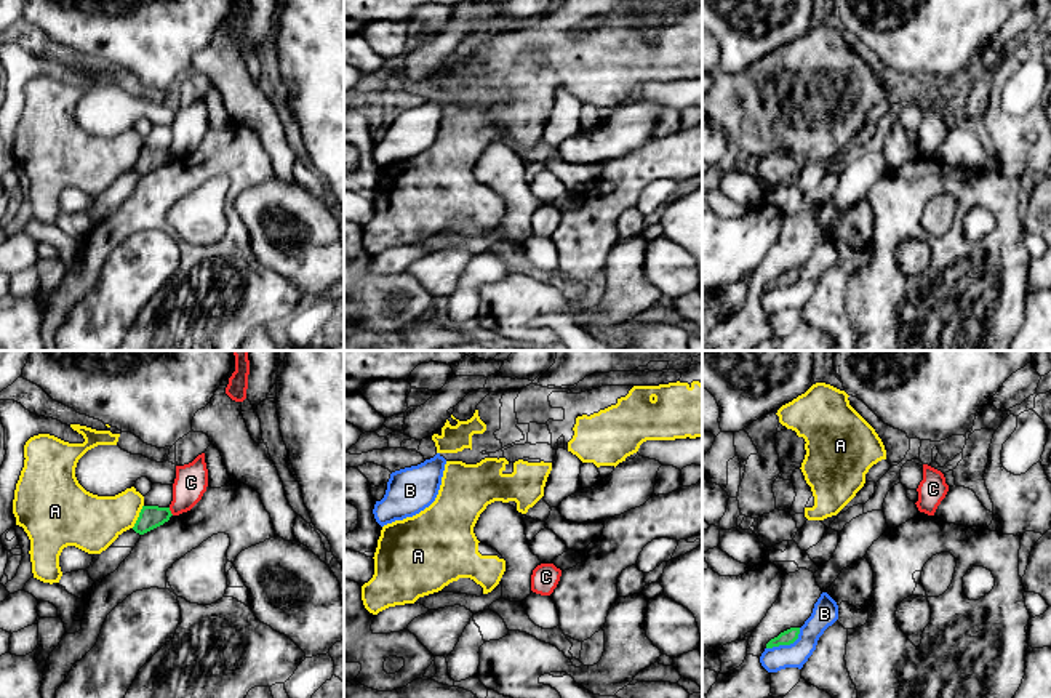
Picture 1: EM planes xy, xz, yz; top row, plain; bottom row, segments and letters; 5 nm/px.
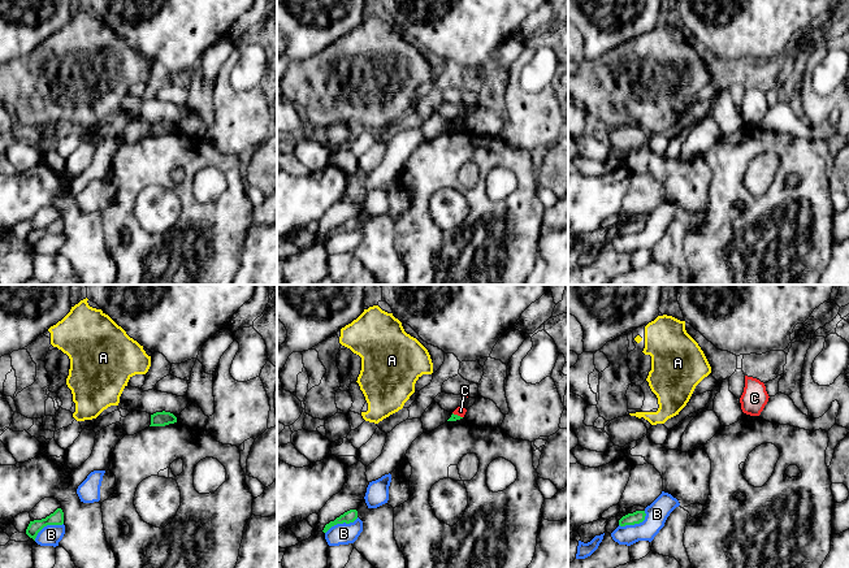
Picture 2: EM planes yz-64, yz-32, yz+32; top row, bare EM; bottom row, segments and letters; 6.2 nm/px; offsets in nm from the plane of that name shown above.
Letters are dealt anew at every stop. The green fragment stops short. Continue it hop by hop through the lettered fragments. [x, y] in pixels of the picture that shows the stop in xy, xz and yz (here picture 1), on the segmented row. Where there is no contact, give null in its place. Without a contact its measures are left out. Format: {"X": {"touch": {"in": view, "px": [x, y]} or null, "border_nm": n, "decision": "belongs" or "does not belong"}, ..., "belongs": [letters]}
{"A": {"touch": {"in": "xy", "px": [139, 516]}, "border_nm": 130, "decision": "does not belong"}, "B": {"touch": {"in": "yz", "px": [786, 644]}, "border_nm": 200, "decision": "does not belong"}, "C": {"touch": {"in": "xy", "px": [170, 511]}, "border_nm": 50, "decision": "does not belong"}, "belongs": []}

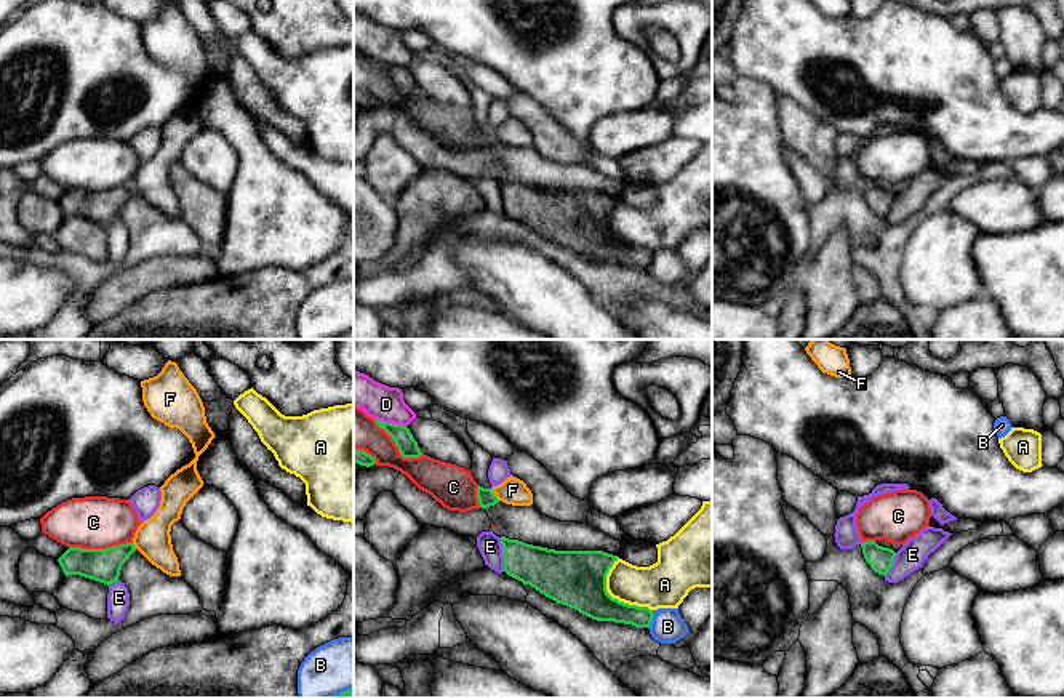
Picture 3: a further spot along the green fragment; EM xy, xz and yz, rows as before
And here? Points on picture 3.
{"A": {"touch": {"in": "xz", "px": [612, 597]}, "border_nm": 320, "decision": "does not belong"}, "B": {"touch": {"in": "xz", "px": [652, 620]}, "border_nm": 100, "decision": "does not belong"}, "C": {"touch": {"in": "xy", "px": [100, 549]}, "border_nm": 320, "decision": "does not belong"}, "D": {"touch": {"in": "xz", "px": [391, 423]}, "border_nm": 170, "decision": "does not belong"}, "E": {"touch": {"in": "xz", "px": [503, 554]}, "border_nm": 170, "decision": "does not belong"}, "F": {"touch": {"in": "xz", "px": [495, 495]}, "border_nm": 80, "decision": "does not belong"}, "belongs": []}

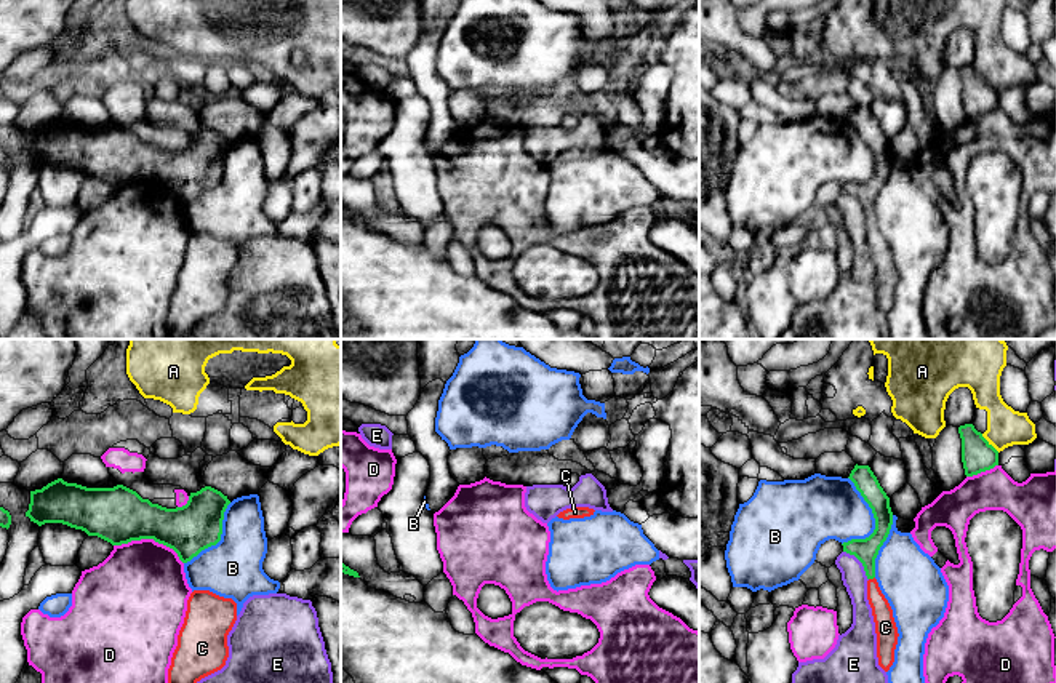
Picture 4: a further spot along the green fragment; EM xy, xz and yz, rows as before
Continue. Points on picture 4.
{"A": {"touch": {"in": "yz", "px": [991, 445]}, "border_nm": 130, "decision": "does not belong"}, "B": {"touch": {"in": "yz", "px": [876, 520]}, "border_nm": 340, "decision": "does not belong"}, "C": {"touch": {"in": "yz", "px": [871, 578]}, "border_nm": 40, "decision": "belongs"}, "D": {"touch": {"in": "xy", "px": [151, 538]}, "border_nm": 360, "decision": "does not belong"}, "E": {"touch": {"in": "yz", "px": [861, 562]}, "border_nm": 200, "decision": "does not belong"}, "belongs": ["C"]}

